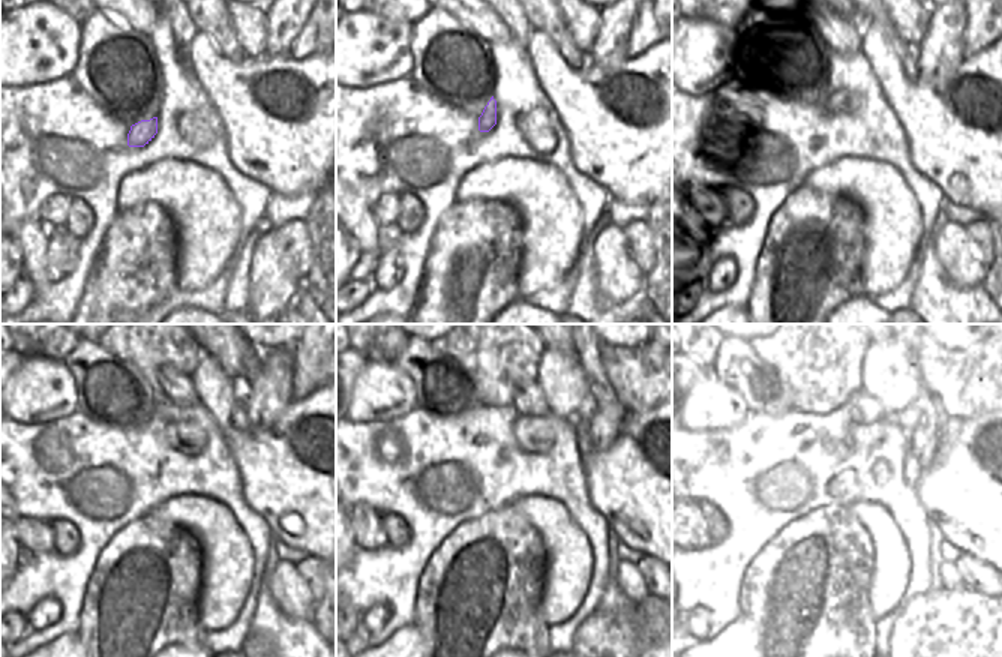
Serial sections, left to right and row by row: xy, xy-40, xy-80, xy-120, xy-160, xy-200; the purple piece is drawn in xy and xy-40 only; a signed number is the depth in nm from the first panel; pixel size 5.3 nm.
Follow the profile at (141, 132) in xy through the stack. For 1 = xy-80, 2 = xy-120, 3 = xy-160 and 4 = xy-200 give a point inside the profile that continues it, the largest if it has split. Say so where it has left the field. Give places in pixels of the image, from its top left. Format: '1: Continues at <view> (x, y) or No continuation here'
1: Continues at xy-80 (842, 101)
2: Continues at xy-120 (186, 437)
3: Continues at xy-160 (533, 434)
4: Continues at xy-200 (881, 435)

